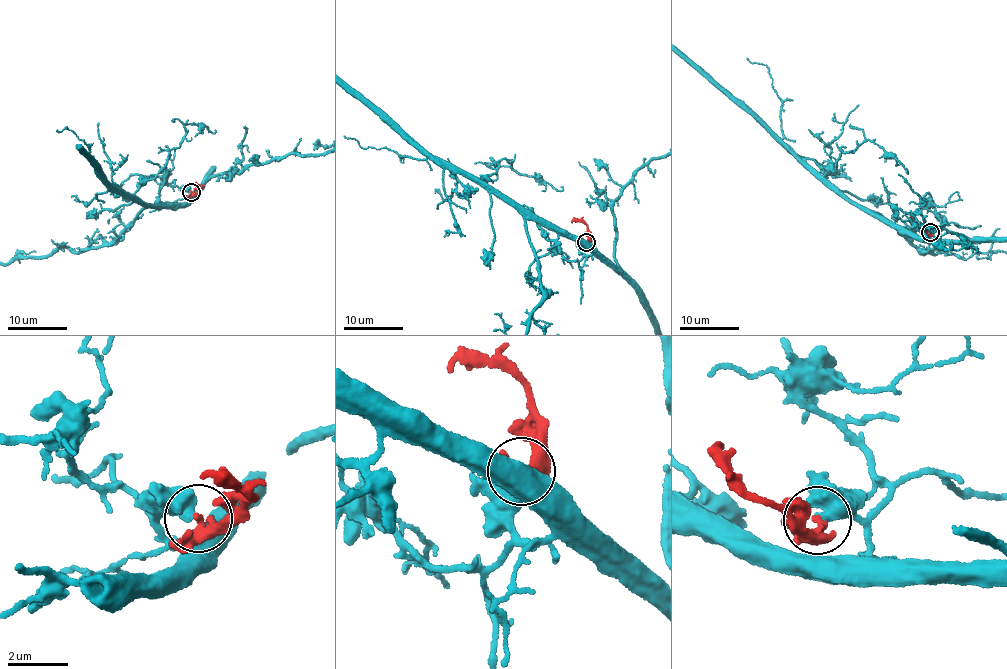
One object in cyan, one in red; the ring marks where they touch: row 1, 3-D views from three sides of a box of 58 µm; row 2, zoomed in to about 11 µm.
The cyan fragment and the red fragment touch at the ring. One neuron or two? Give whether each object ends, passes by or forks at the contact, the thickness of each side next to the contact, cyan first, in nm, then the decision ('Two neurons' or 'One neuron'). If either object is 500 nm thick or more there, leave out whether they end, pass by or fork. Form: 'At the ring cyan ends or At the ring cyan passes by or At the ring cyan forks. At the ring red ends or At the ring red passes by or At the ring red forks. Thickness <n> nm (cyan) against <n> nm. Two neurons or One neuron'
Thickness 600 nm (cyan) against 320 nm. Two neurons

